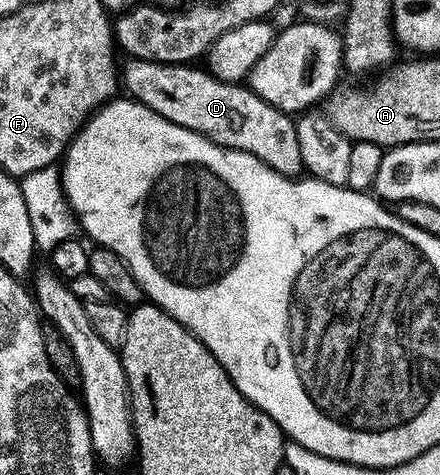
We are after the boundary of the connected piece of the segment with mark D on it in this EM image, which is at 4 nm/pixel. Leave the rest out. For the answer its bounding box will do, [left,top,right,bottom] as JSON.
[121,58,305,177]

